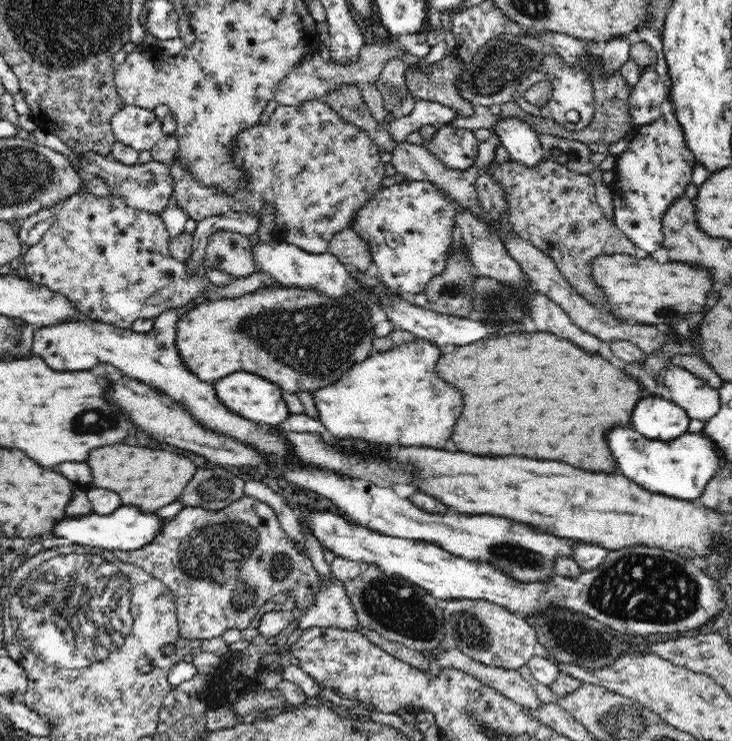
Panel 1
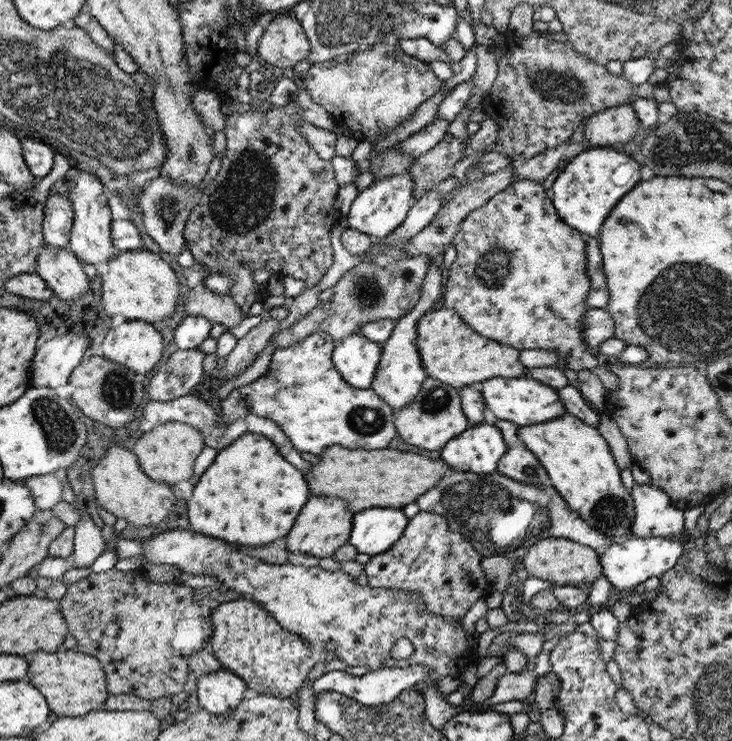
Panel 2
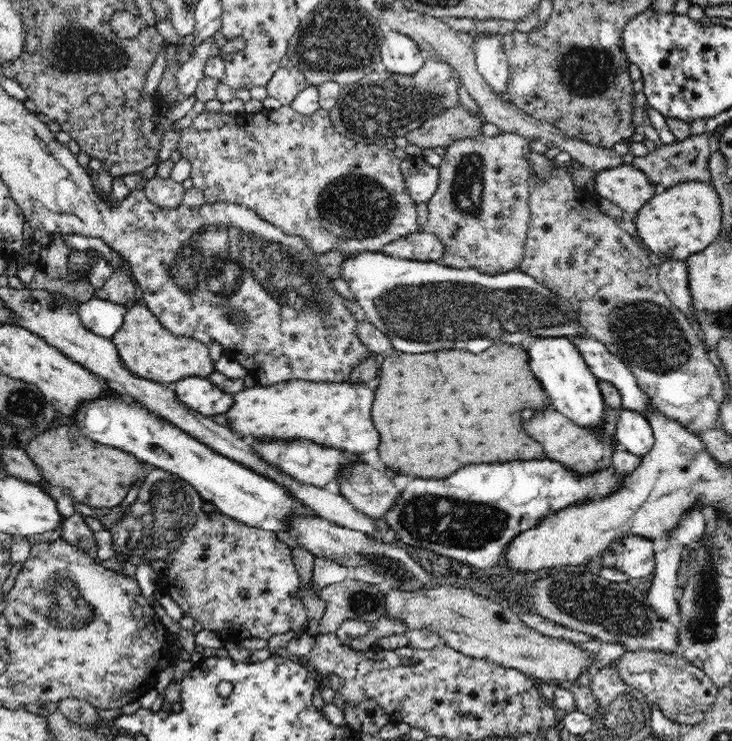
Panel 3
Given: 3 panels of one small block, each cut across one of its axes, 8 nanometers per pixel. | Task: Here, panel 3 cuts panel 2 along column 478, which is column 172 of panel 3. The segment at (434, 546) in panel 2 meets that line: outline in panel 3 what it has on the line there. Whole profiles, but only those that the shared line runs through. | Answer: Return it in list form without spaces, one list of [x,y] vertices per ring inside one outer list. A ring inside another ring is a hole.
[[[201,510],[196,516],[194,526],[186,535],[187,536],[184,538],[182,544],[180,544],[180,547],[166,556],[165,559],[170,563],[170,566],[168,566],[168,570],[166,570],[165,574],[162,574],[159,587],[160,591],[163,591],[164,594],[169,594],[172,600],[182,608],[183,615],[194,618],[196,623],[202,624],[203,630],[216,631],[224,643],[226,641],[240,643],[245,638],[262,638],[262,640],[268,641],[274,634],[290,632],[290,630],[294,630],[294,632],[298,634],[298,632],[302,631],[307,624],[307,610],[305,609],[303,601],[295,596],[295,592],[301,588],[300,573],[295,567],[292,551],[290,551],[290,548],[286,544],[278,540],[274,531],[262,530],[261,528],[245,525],[244,523],[240,523],[233,518],[230,518],[224,513],[216,512],[216,514],[208,514]]]

